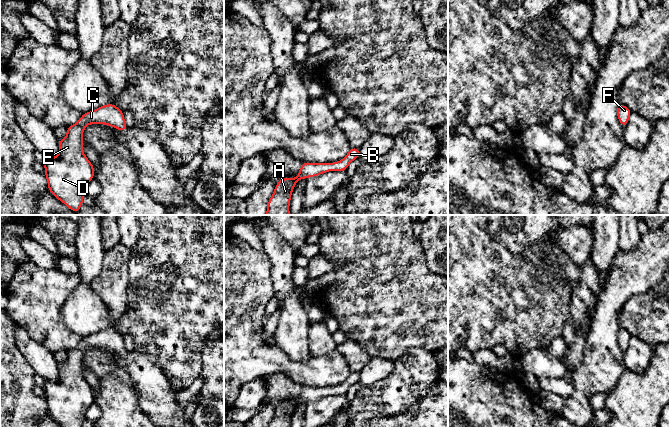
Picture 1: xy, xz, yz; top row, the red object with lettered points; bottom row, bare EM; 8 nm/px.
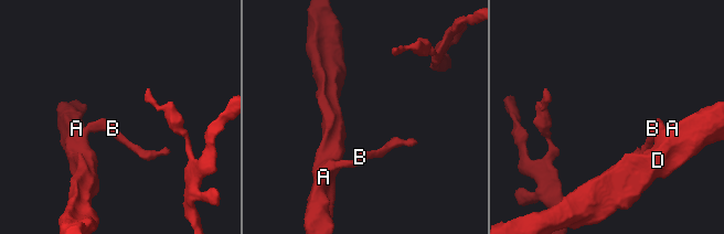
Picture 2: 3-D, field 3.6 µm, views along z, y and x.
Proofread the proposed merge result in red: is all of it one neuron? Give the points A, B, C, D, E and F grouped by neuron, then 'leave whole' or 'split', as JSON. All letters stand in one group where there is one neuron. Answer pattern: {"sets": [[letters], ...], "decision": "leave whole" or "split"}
{"sets": [["A", "B", "C", "D", "E", "F"]], "decision": "leave whole"}

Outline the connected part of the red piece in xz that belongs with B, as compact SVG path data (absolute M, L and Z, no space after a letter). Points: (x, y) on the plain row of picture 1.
M350 372L348 378L334 387L305 387L296 402L282 402L275 410L275 414L268 427L290 427L292 415L300 403L318 400L328 395L346 395L348 389L359 382L359 372Z

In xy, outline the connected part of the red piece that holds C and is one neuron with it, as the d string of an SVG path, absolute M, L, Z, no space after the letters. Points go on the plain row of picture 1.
M114 328L83 337L76 348L67 351L67 359L59 364L59 379L44 385L48 414L63 427L82 427L85 412L94 402L94 390L83 377L83 355L88 348L110 349L120 355L129 352L123 335Z

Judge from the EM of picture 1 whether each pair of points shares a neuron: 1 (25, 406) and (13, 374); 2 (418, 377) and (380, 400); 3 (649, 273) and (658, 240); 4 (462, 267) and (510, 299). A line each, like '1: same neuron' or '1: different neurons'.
1: same neuron
2: same neuron
3: same neuron
4: same neuron

